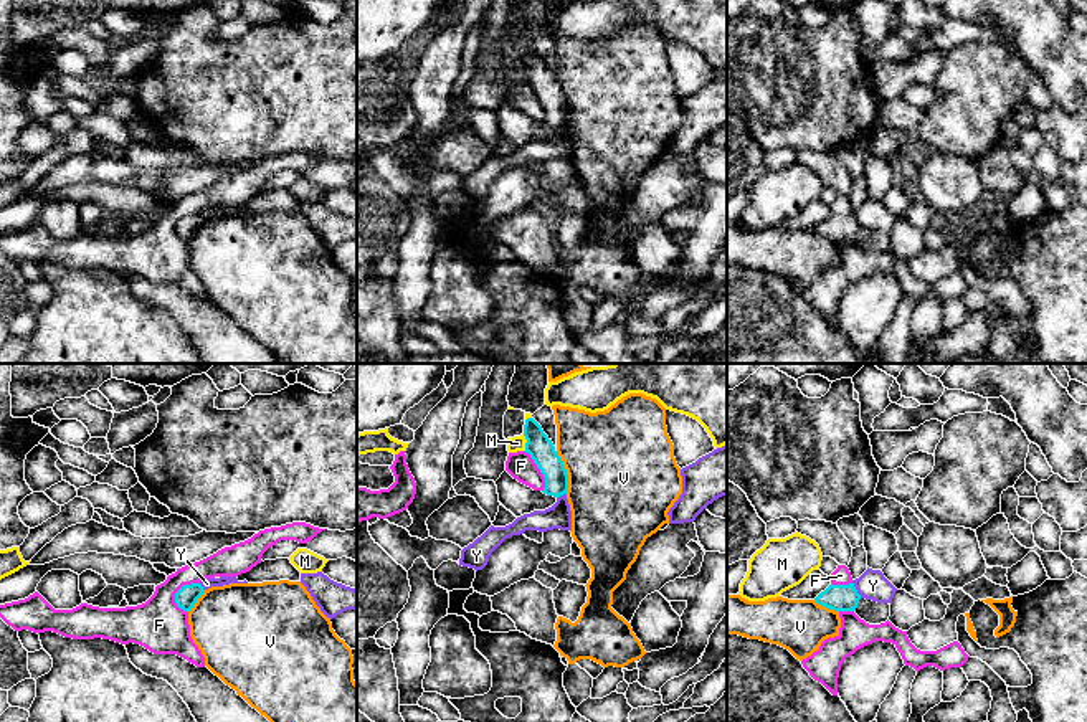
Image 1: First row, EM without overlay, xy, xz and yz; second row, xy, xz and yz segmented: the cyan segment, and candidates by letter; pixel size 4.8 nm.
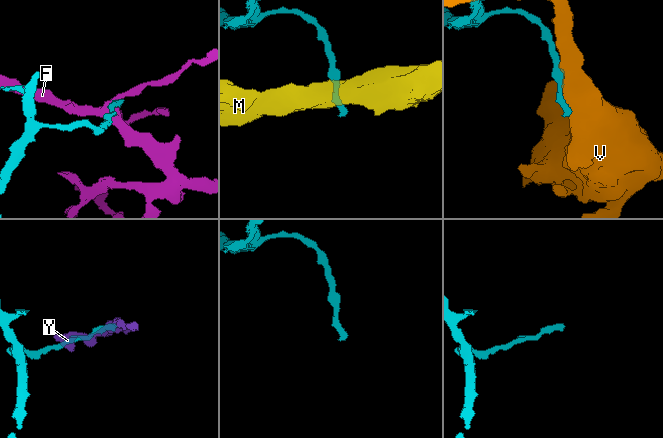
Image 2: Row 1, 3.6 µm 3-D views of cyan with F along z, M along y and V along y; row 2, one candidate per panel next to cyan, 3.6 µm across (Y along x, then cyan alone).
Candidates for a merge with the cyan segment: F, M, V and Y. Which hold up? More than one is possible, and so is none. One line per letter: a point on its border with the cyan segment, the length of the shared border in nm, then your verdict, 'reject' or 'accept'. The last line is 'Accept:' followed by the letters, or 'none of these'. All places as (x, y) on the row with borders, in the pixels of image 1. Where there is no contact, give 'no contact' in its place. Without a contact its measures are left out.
F: meets cyan in xy at (175, 593); contact 170 nm long; reject
M: meets cyan in xz at (526, 443); contact 80 nm long; reject
V: meets cyan in xz at (565, 473); contact 220 nm long; reject
Y: meets cyan in yz at (856, 590); contact 90 nm long; reject
Accept: none of these

